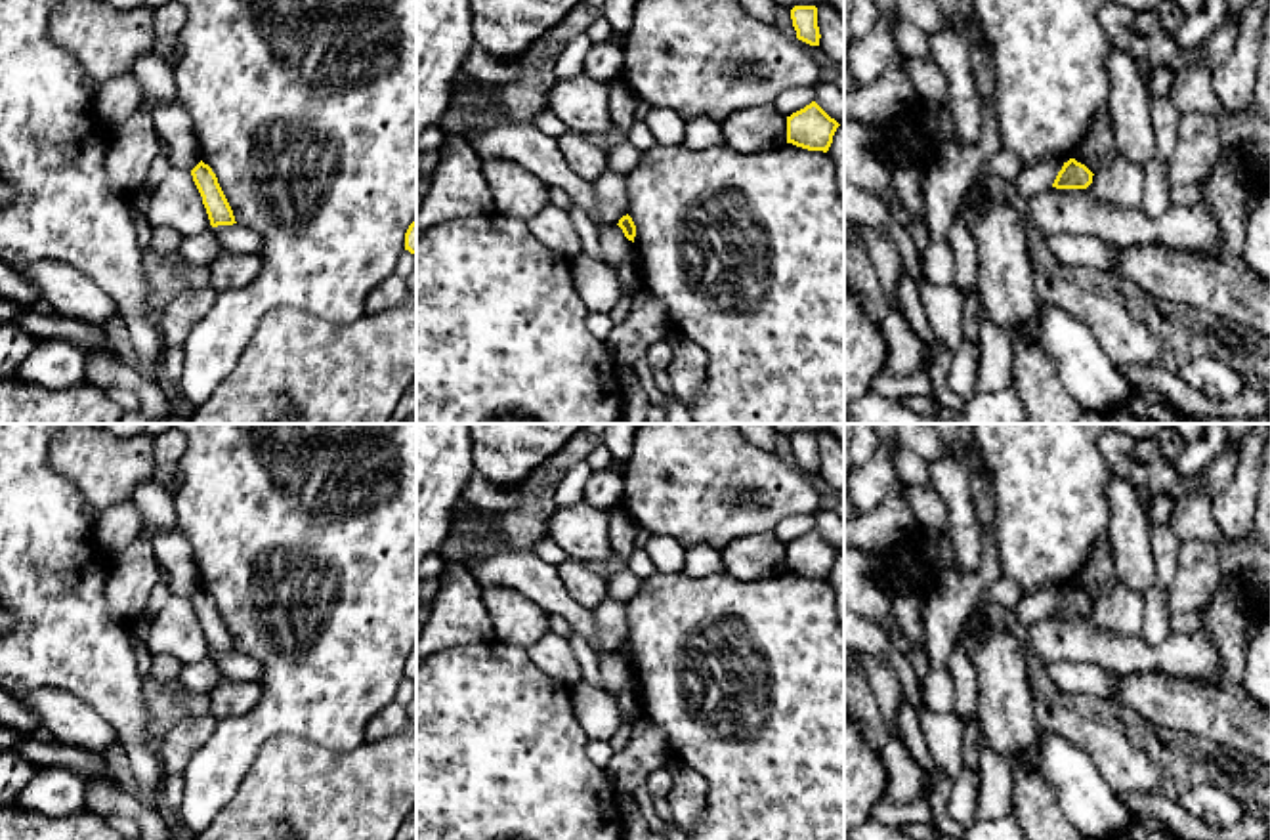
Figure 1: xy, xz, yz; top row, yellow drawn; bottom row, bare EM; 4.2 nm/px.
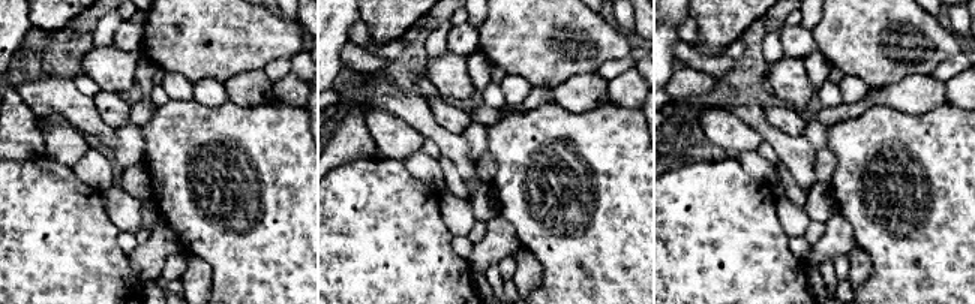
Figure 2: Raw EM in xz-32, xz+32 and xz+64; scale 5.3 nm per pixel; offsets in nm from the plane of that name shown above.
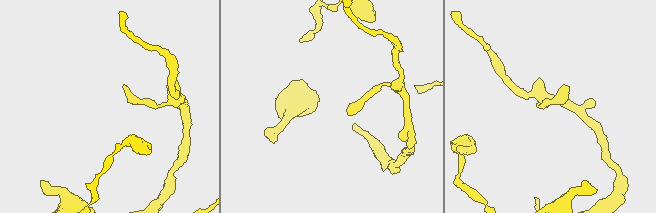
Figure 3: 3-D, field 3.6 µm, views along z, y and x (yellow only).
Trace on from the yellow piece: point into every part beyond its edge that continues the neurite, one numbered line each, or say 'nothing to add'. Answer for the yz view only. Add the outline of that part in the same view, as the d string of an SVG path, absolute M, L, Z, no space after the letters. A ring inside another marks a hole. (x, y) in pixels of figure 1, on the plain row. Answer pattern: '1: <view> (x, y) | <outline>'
nothing to add

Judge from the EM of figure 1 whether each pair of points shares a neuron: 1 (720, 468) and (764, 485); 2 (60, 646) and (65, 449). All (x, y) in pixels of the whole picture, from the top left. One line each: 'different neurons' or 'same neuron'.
1: same neuron
2: different neurons

